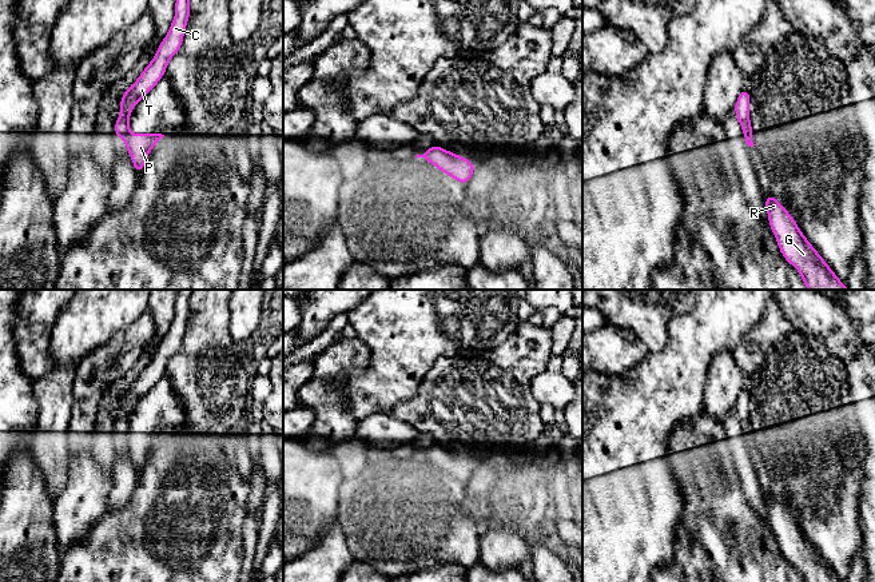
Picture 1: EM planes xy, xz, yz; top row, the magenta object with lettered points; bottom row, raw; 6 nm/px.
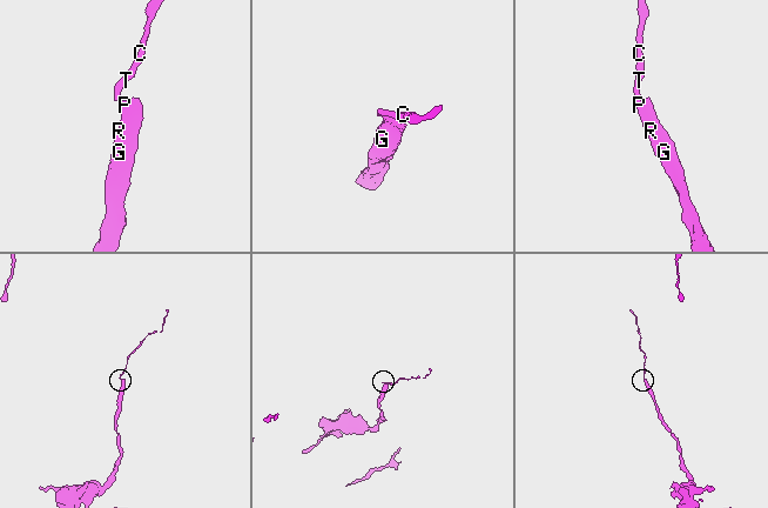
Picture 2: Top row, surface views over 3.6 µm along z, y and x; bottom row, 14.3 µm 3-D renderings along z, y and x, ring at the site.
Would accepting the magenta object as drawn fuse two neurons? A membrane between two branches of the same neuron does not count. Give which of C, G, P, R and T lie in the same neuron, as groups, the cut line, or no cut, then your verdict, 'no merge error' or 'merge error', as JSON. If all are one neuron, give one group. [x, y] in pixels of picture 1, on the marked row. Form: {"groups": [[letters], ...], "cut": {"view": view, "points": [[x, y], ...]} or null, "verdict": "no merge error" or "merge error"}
{"groups": [["C", "T"], ["G", "P", "R"]], "cut": {"view": "xy", "points": [[128, 132], [123, 138]]}, "verdict": "merge error"}

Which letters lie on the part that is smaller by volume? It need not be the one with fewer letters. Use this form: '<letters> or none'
C, T

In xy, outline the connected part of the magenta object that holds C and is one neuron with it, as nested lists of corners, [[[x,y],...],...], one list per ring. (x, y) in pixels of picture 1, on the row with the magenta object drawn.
[[[190,0],[175,1],[175,17],[167,36],[162,40],[154,59],[143,69],[138,80],[123,93],[120,99],[120,116],[115,121],[116,137],[130,133],[131,109],[144,97],[163,77],[171,57],[182,48],[187,20],[190,17]]]

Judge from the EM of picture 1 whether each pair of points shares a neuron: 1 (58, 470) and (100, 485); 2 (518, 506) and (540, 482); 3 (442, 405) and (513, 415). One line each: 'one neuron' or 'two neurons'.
1: two neurons
2: one neuron
3: one neuron

